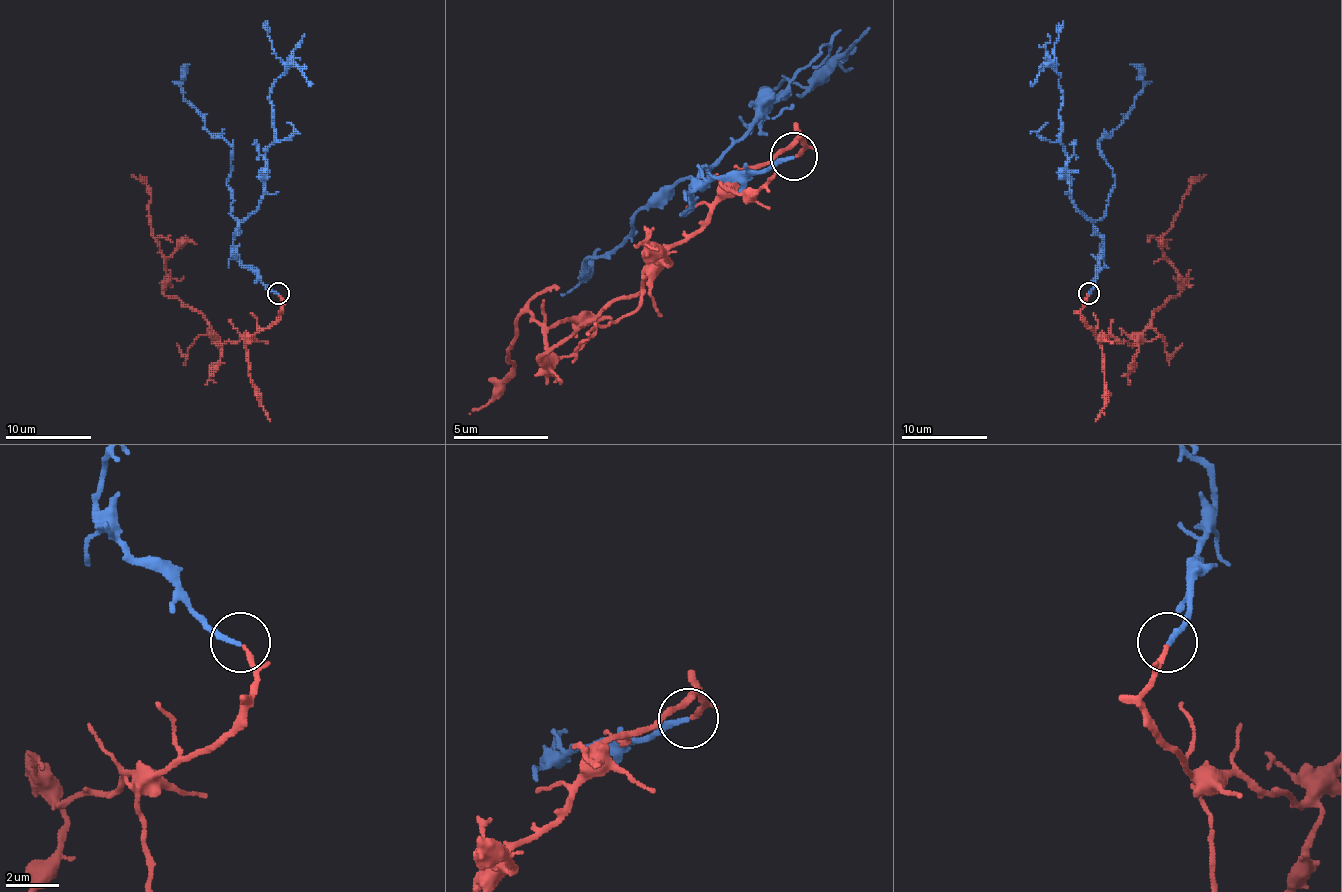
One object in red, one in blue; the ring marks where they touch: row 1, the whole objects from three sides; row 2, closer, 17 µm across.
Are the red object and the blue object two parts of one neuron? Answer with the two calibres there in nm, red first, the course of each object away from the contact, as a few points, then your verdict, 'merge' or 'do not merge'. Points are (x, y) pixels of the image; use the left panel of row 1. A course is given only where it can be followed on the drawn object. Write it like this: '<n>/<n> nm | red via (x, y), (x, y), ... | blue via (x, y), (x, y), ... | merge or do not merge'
130/200 nm | red via (278, 293), (278, 317), (220, 343), (200, 313), (164, 293), (166, 259), (151, 226), (151, 190), (131, 175) | blue via (278, 293), (233, 244), (263, 198), (274, 140), (270, 90), (285, 71), (265, 21) | merge

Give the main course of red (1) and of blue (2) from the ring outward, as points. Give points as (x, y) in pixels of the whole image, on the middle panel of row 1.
1: (795, 157), (804, 148), (795, 138), (737, 172), (637, 291), (547, 353), (528, 310), (514, 372), (471, 415)
2: (795, 157), (695, 186), (695, 176), (785, 91), (775, 100), (809, 86), (780, 81), (766, 100)

